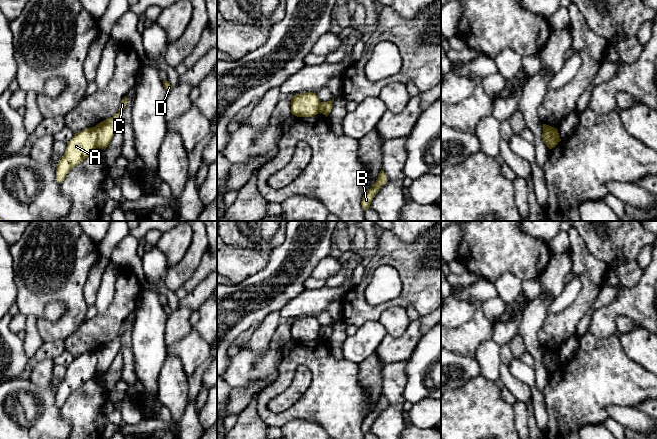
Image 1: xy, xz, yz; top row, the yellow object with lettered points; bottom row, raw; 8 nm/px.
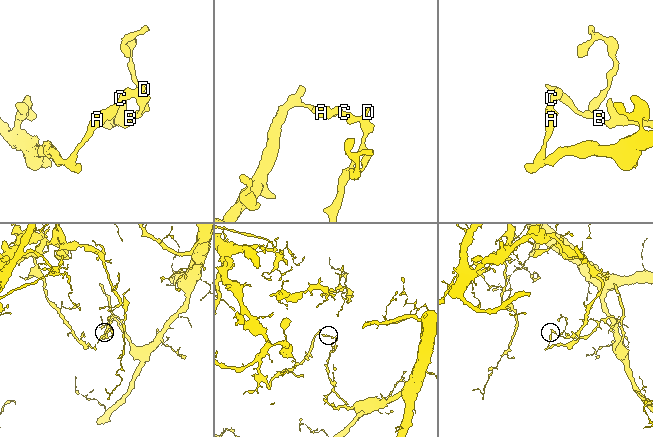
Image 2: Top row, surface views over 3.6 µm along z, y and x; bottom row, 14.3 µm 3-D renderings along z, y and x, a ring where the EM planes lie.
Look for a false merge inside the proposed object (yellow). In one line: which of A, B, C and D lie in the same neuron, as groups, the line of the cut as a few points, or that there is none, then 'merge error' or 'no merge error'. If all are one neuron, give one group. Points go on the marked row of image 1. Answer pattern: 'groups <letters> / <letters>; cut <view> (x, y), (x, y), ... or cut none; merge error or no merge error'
groups A / B C D; cut xy (94, 127), (96, 147); merge error

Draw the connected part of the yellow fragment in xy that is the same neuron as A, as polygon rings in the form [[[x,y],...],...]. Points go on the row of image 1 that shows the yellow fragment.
[[[95,127],[86,128],[75,133],[67,143],[64,155],[60,158],[56,169],[56,181],[61,183],[69,171],[84,161],[96,150],[97,133]]]

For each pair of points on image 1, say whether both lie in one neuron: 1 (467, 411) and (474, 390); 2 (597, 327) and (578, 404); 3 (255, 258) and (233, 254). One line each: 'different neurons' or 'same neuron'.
1: same neuron
2: different neurons
3: same neuron

